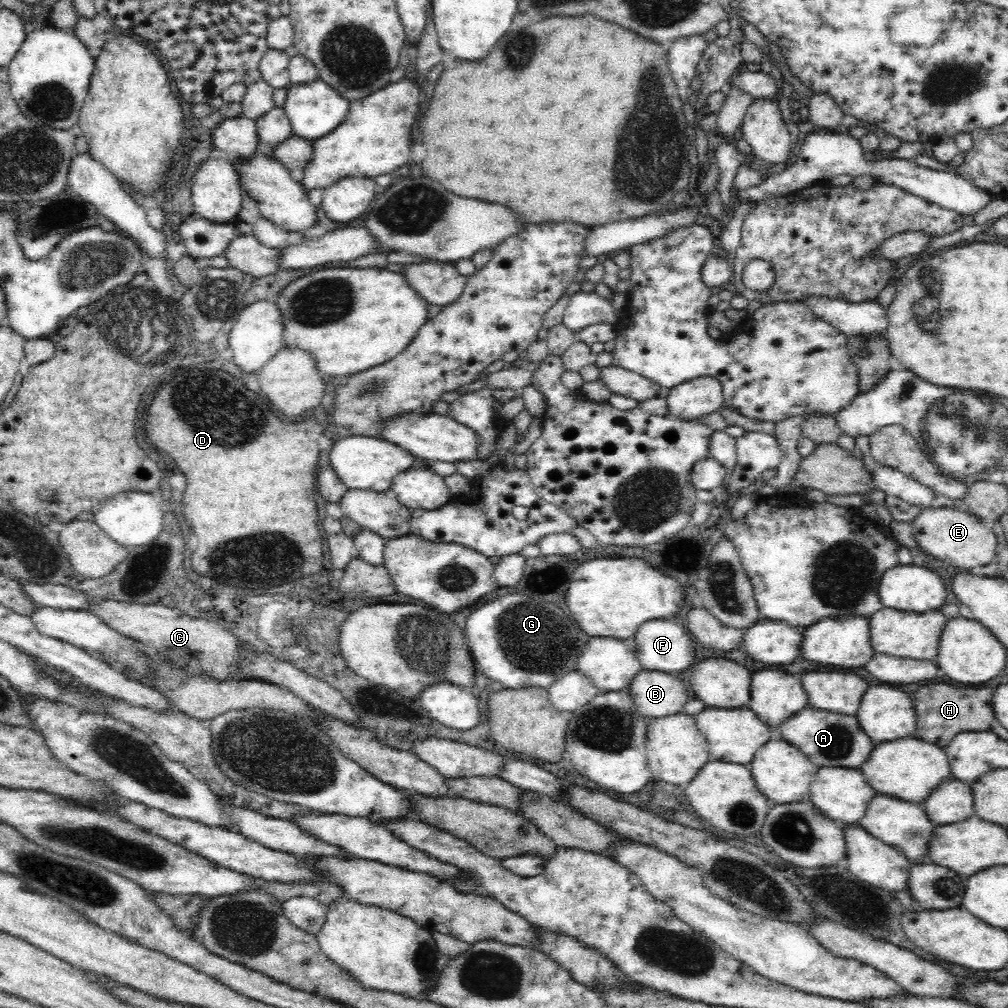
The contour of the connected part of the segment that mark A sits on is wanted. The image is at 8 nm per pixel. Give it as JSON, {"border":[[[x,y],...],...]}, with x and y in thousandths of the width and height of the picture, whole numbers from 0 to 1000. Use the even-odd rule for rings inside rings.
{"border":[[[803,699],[784,708],[778,716],[774,716],[772,724],[776,734],[796,745],[811,763],[819,760],[852,763],[867,742],[863,731],[853,722],[849,709],[824,707]]]}

